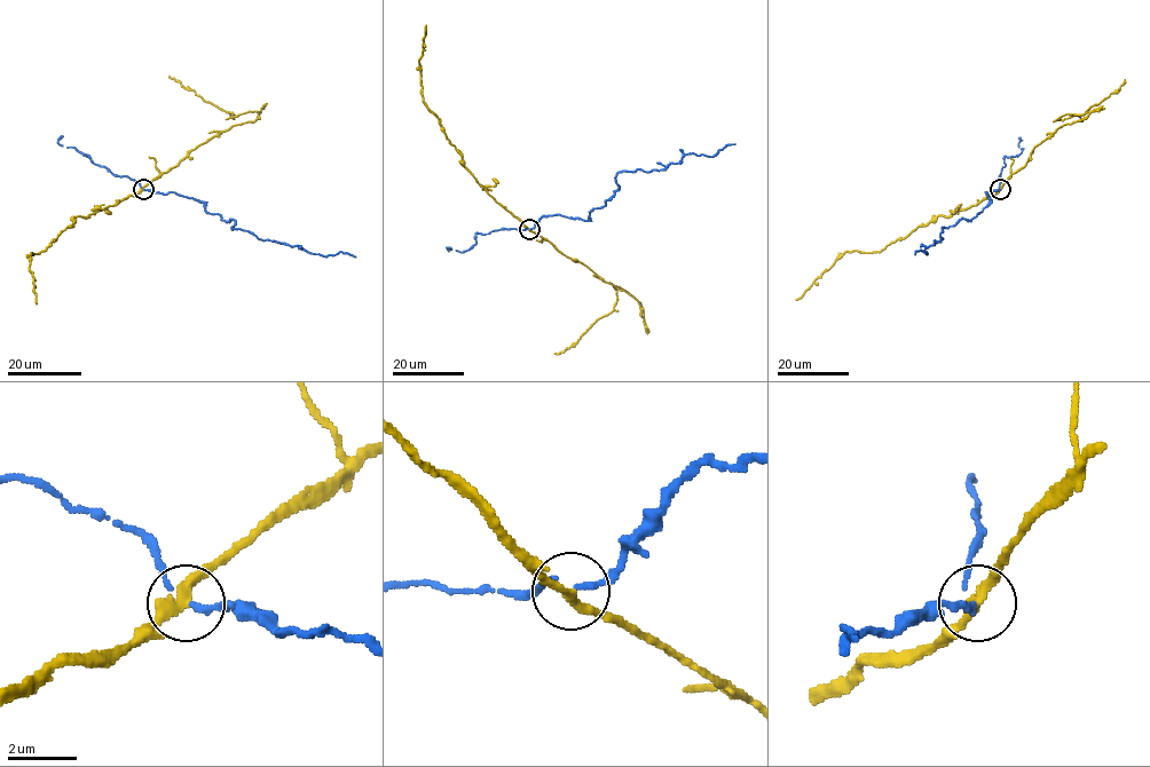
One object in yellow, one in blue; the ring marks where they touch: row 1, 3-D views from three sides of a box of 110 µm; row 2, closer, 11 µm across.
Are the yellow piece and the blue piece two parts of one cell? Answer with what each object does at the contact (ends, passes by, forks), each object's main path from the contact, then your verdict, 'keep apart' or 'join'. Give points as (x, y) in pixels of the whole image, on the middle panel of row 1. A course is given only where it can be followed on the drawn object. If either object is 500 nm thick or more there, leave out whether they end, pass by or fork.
yellow passes by; blue passes by; yellow runs (529, 229), (629, 293), (643, 318), (643, 310), (616, 286), (614, 309), (554, 354); blue runs (529, 228), (544, 216), (587, 220), (617, 188), (617, 173), (660, 171), (688, 153), (713, 157), (735, 143); keep apart

